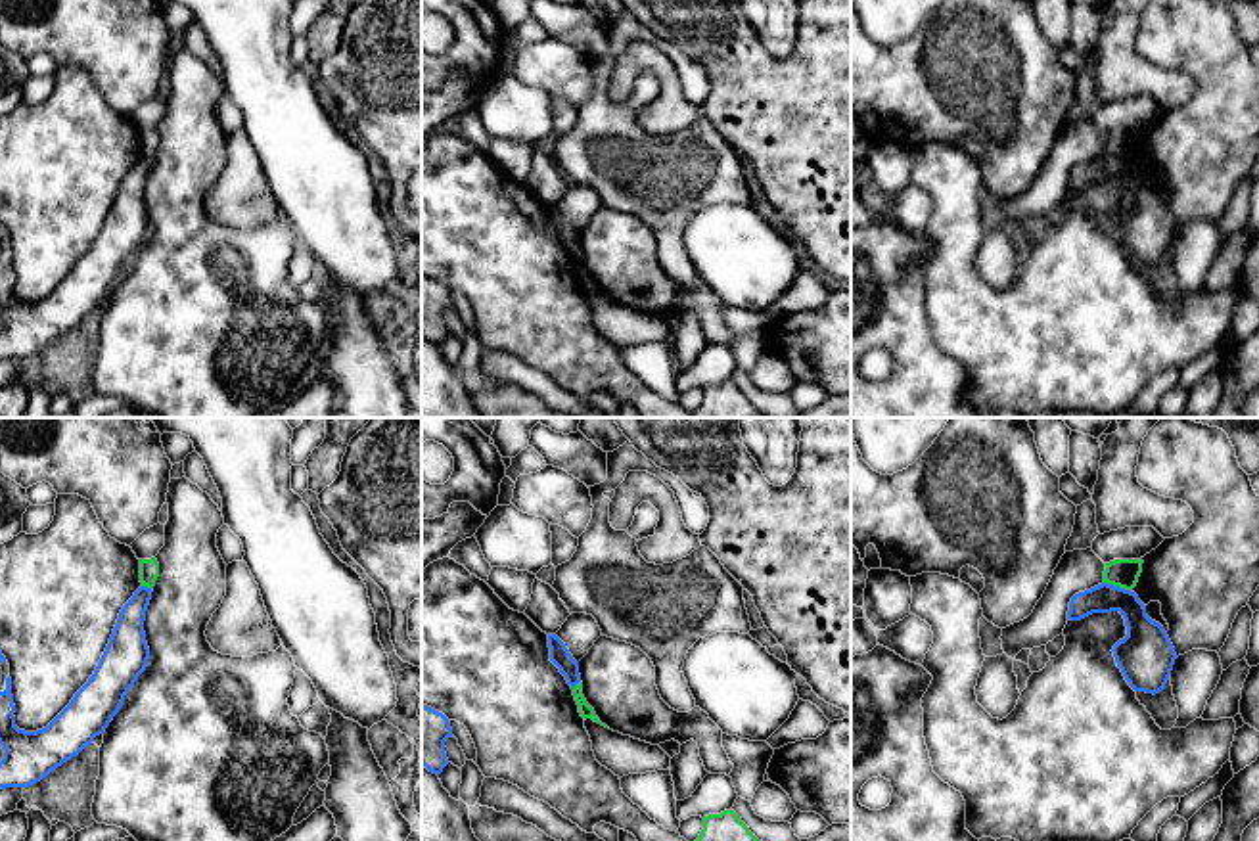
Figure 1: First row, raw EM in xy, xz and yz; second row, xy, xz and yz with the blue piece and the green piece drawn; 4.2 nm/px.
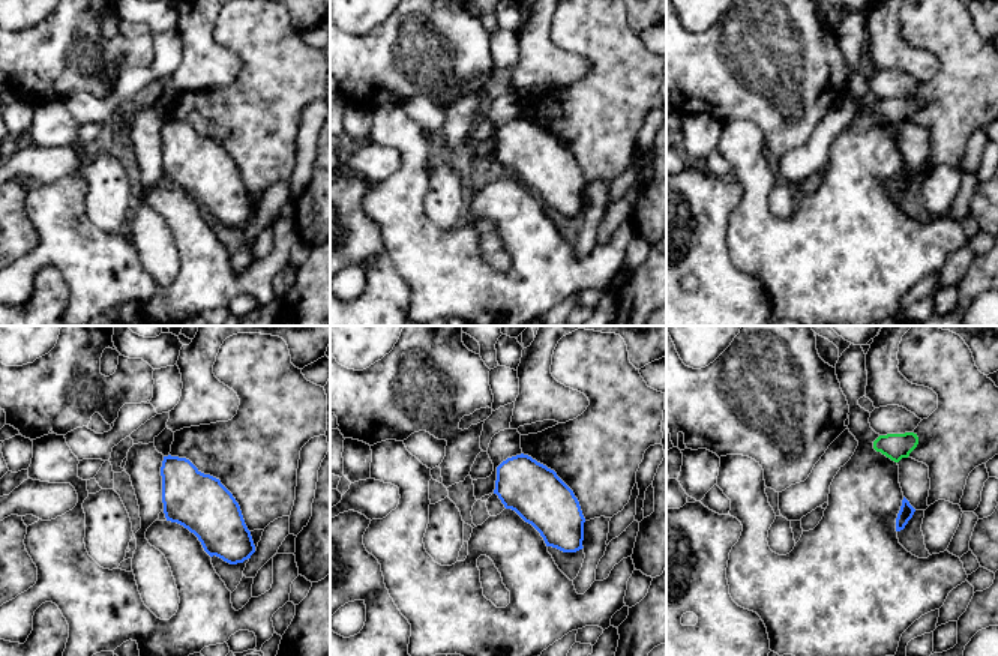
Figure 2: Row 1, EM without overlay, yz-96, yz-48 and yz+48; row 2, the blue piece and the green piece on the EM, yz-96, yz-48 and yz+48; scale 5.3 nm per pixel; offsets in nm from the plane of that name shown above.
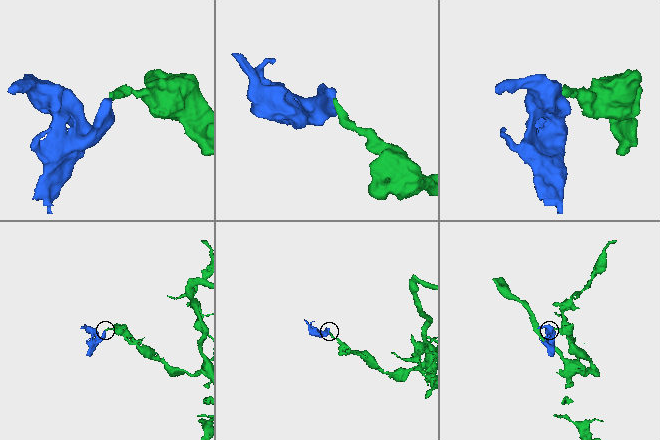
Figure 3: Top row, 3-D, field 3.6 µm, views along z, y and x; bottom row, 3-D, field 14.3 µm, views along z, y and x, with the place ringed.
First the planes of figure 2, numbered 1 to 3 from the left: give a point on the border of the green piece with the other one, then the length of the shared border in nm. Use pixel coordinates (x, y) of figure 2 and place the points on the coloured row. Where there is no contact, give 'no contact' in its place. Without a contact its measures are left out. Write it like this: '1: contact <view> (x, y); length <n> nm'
1: no contact
2: no contact
3: no contact

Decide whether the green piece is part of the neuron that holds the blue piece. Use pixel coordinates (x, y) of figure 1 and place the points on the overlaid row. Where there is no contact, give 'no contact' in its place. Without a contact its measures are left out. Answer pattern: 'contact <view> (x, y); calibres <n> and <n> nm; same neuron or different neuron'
contact yz (1118, 587); calibres 160 and 120 nm; different neuron

